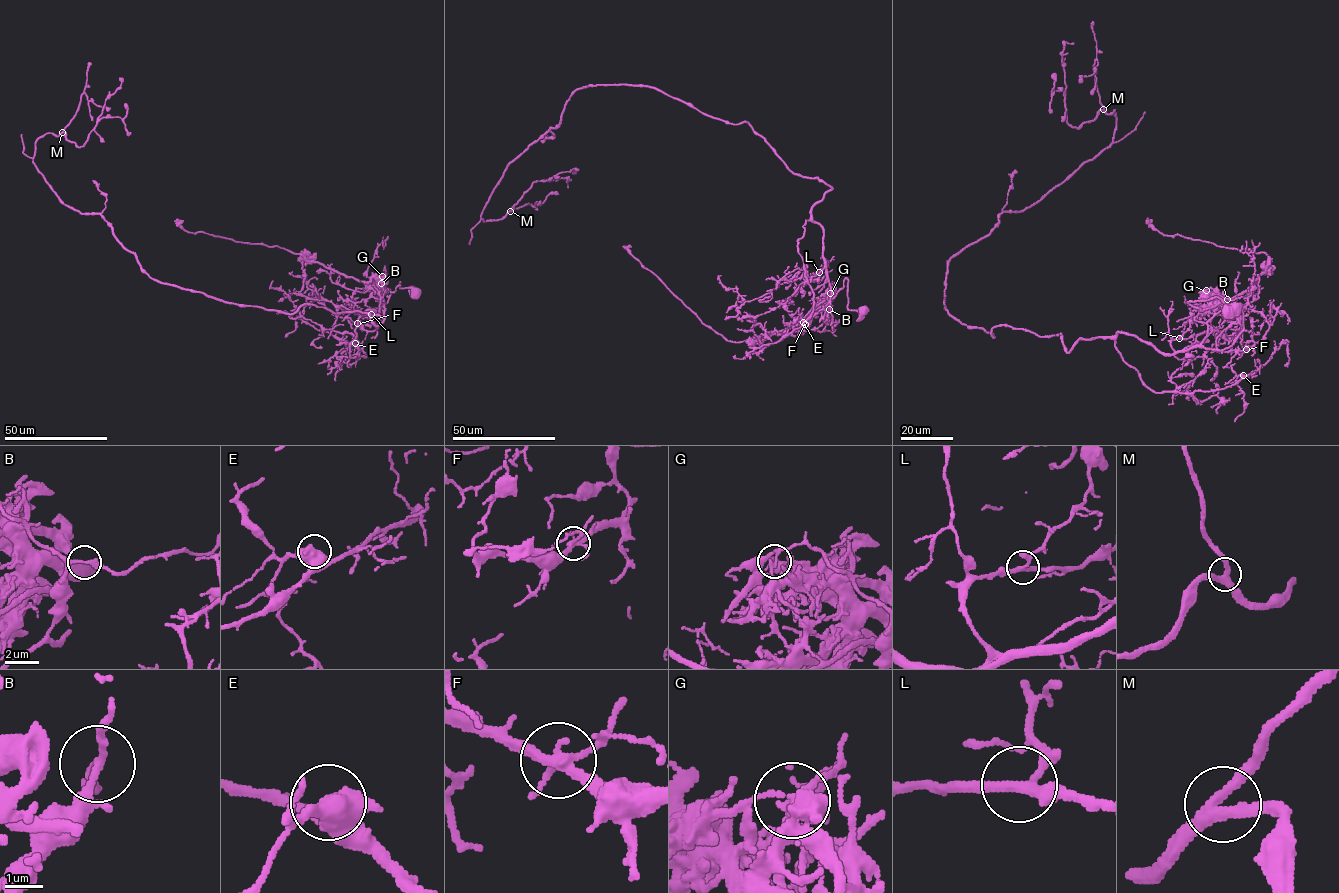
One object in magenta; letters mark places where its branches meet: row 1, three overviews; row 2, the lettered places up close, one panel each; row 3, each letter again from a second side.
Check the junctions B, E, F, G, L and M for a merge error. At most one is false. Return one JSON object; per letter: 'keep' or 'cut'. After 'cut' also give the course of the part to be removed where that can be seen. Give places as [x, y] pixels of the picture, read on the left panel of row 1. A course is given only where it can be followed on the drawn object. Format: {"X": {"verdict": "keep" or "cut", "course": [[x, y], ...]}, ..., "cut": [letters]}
{"B": {"verdict": "keep"}, "E": {"verdict": "keep"}, "F": {"verdict": "keep"}, "G": {"verdict": "cut", "course": [[383, 277], [374, 283], [365, 283], [277, 246], [237, 242], [203, 232], [188, 233], [177, 219]]}, "L": {"verdict": "keep"}, "M": {"verdict": "keep"}, "cut": ["G"]}

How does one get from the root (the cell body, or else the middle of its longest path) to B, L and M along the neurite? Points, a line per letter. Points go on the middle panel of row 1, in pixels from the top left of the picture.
B: (864, 311), (847, 308), (846, 278), (843, 287), (826, 305), (830, 309)
L: (864, 311), (847, 308), (846, 278), (843, 287), (825, 306), (832, 294), (827, 265), (819, 272)
M: (864, 311), (846, 278), (824, 305), (832, 188), (649, 86), (576, 89), (481, 218), (510, 211)

